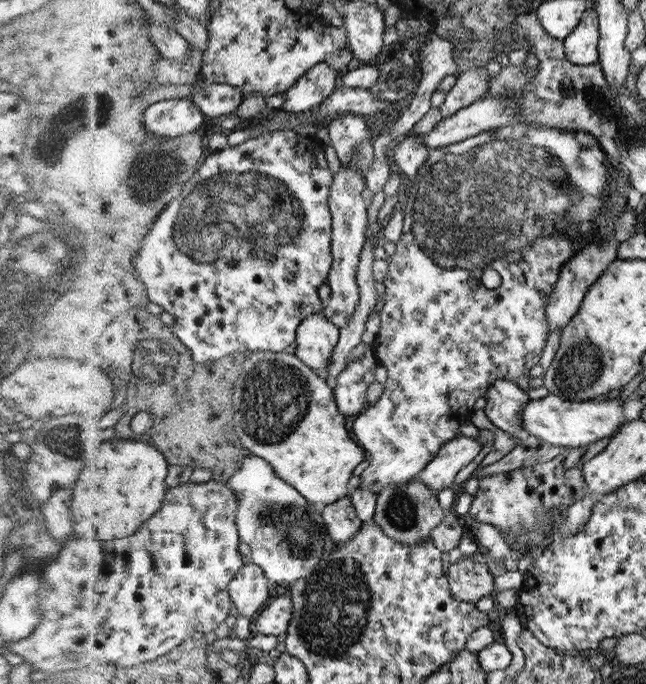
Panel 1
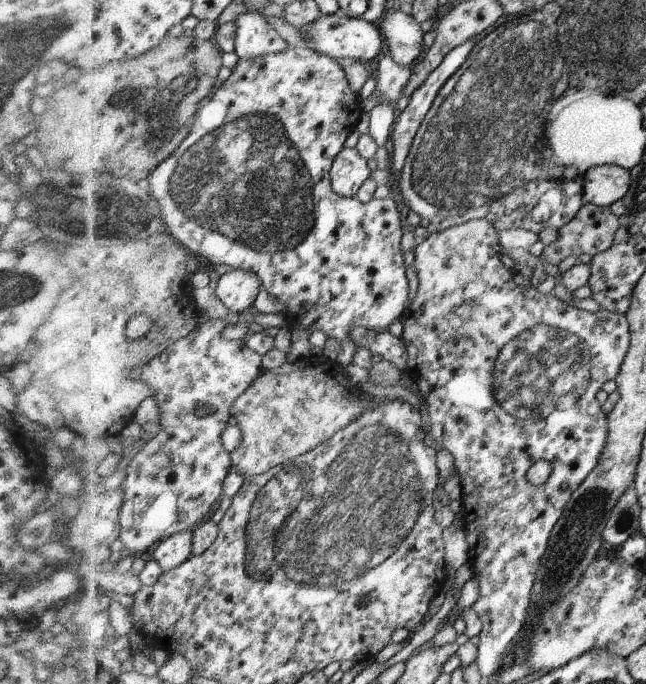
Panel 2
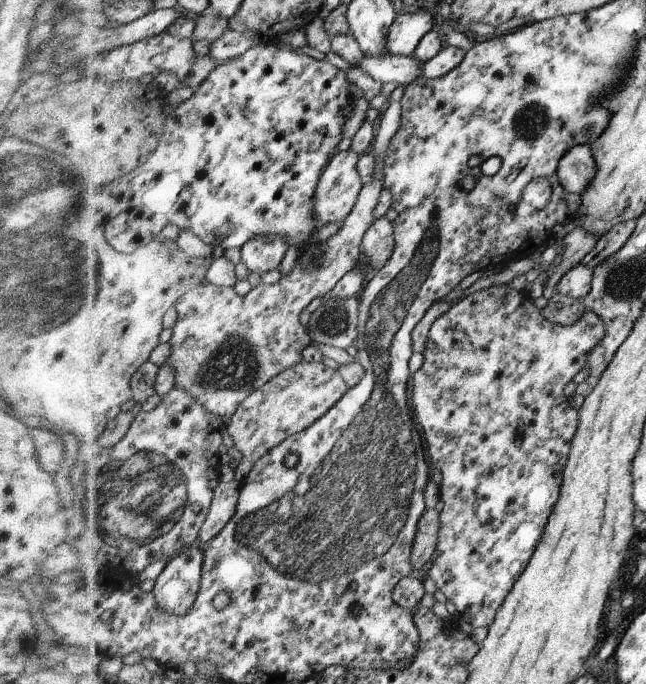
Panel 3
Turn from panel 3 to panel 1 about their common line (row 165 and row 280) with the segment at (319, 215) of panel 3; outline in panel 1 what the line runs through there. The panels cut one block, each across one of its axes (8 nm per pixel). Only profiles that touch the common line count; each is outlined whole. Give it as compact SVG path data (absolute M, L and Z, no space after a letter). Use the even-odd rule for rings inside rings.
M357 163L355 166L340 164L340 170L334 174L334 184L331 192L330 204L334 215L334 268L328 278L332 289L331 299L328 302L325 314L341 329L353 318L358 308L357 271L360 267L362 246L366 242L366 226L368 226L368 208L362 198L362 176L358 174Z

